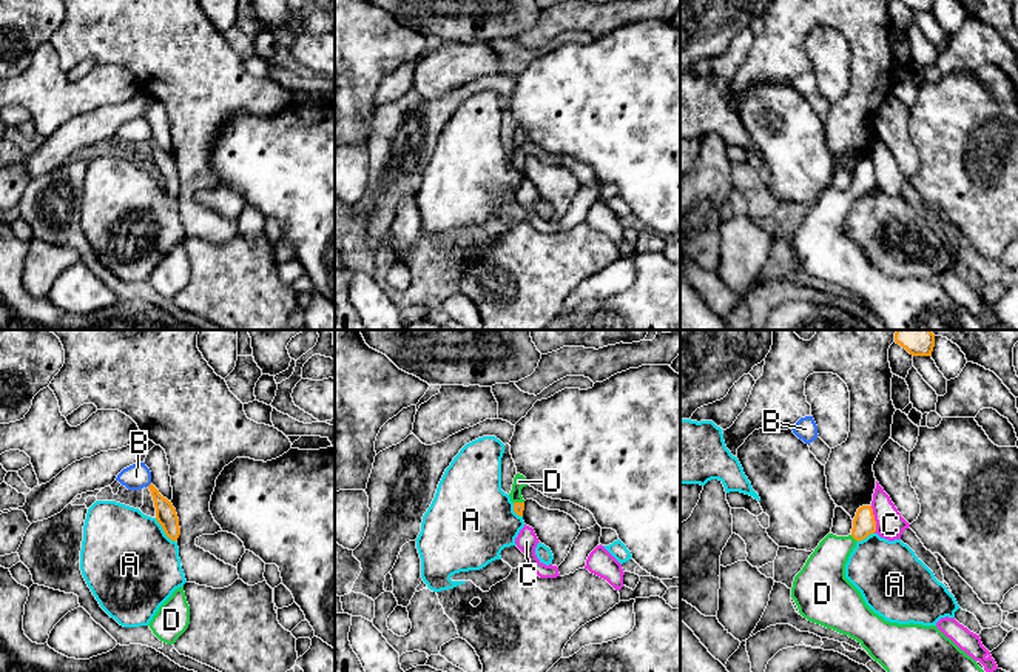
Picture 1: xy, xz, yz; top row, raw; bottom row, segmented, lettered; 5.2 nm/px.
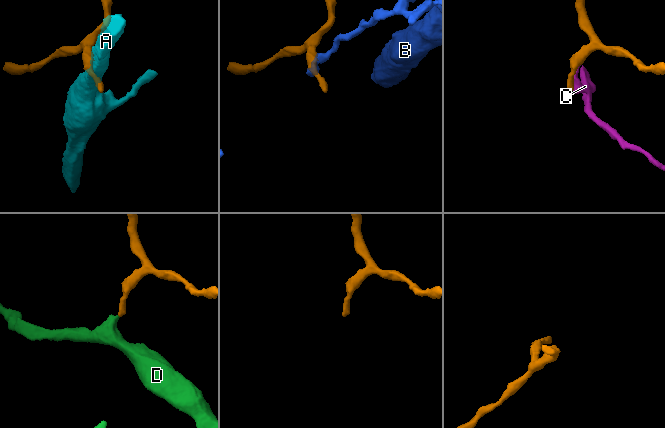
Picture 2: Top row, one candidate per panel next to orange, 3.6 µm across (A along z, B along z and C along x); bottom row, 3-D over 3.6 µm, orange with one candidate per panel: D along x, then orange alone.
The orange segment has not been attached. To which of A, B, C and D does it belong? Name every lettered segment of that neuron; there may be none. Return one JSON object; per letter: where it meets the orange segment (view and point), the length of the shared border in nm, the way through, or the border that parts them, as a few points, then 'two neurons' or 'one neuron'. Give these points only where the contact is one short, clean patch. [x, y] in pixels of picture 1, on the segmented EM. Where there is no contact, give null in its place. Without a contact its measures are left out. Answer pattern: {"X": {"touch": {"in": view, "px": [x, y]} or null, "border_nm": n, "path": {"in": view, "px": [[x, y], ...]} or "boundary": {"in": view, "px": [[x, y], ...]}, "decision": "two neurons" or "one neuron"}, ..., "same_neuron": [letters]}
{"A": {"touch": {"in": "xy", "px": [164, 530]}, "border_nm": 170, "boundary": {"in": "xy", "px": [[155, 518], [175, 541]]}, "decision": "two neurons"}, "B": {"touch": null, "decision": "two neurons"}, "C": {"touch": {"in": "yz", "px": [873, 520]}, "border_nm": 150, "decision": "two neurons"}, "D": {"touch": {"in": "yz", "px": [853, 537]}, "border_nm": 50, "path": {"in": "yz", "px": [[864, 524], [853, 537], [827, 563], [824, 574]]}, "decision": "one neuron"}, "same_neuron": ["D"]}

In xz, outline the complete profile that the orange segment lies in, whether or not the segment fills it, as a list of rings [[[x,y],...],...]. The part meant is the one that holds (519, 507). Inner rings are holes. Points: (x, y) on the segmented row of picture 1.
[[[520,473],[515,475],[514,478],[514,484],[512,484],[512,490],[509,493],[511,501],[514,502],[514,512],[518,516],[523,516],[523,510],[524,510],[524,499],[521,496],[521,489],[526,487],[526,478]]]

